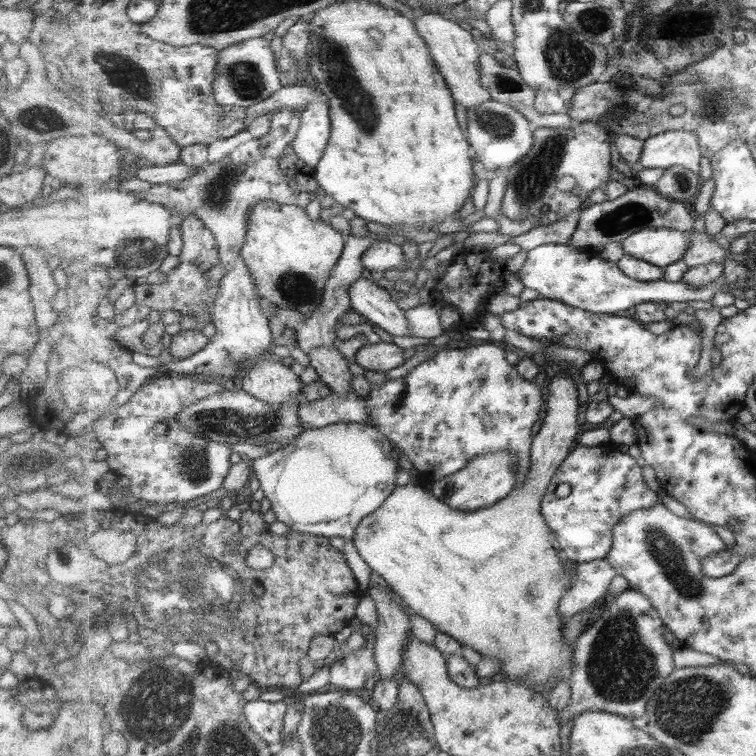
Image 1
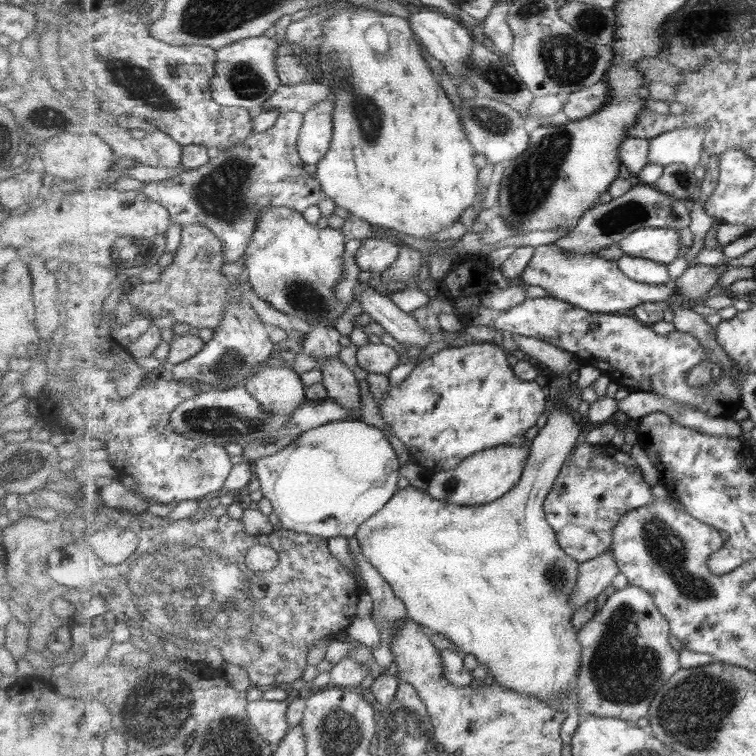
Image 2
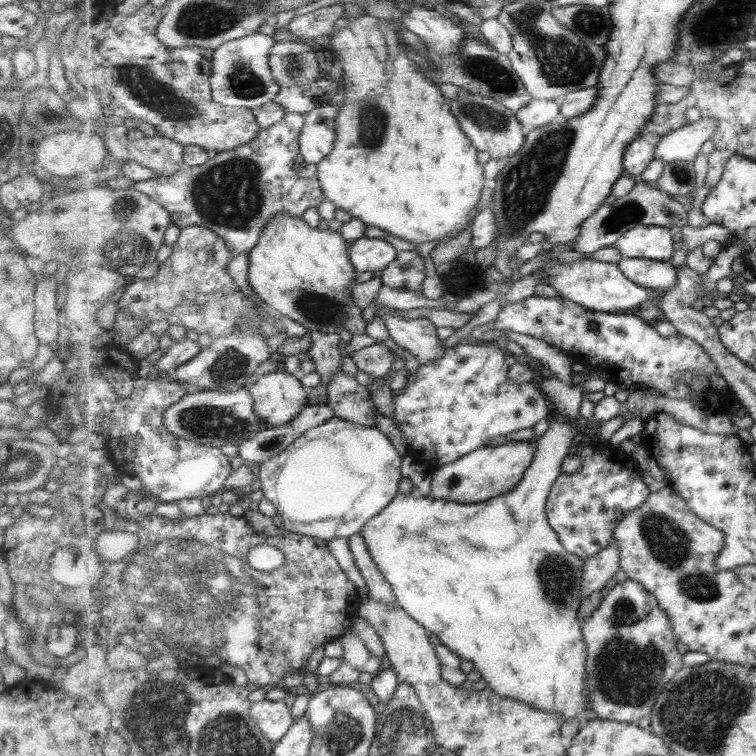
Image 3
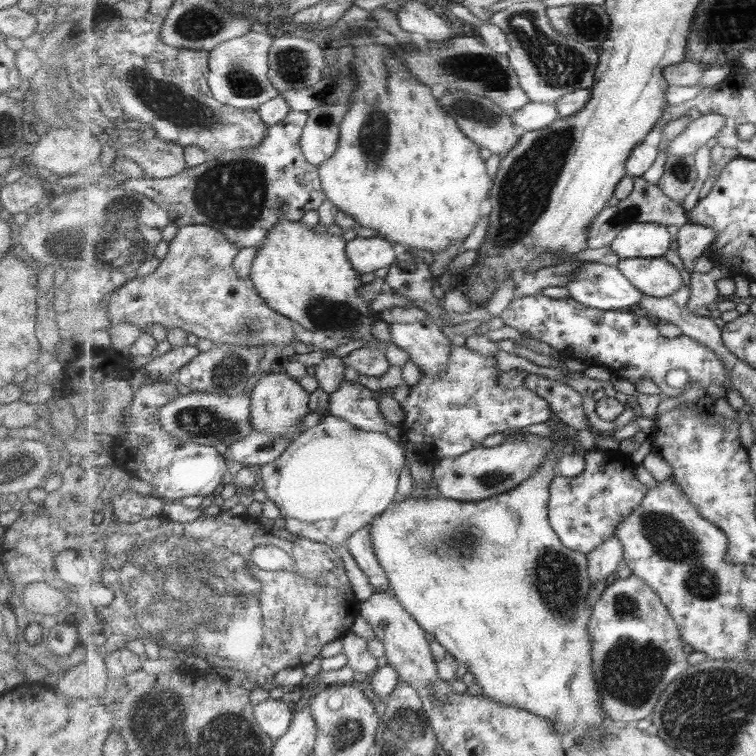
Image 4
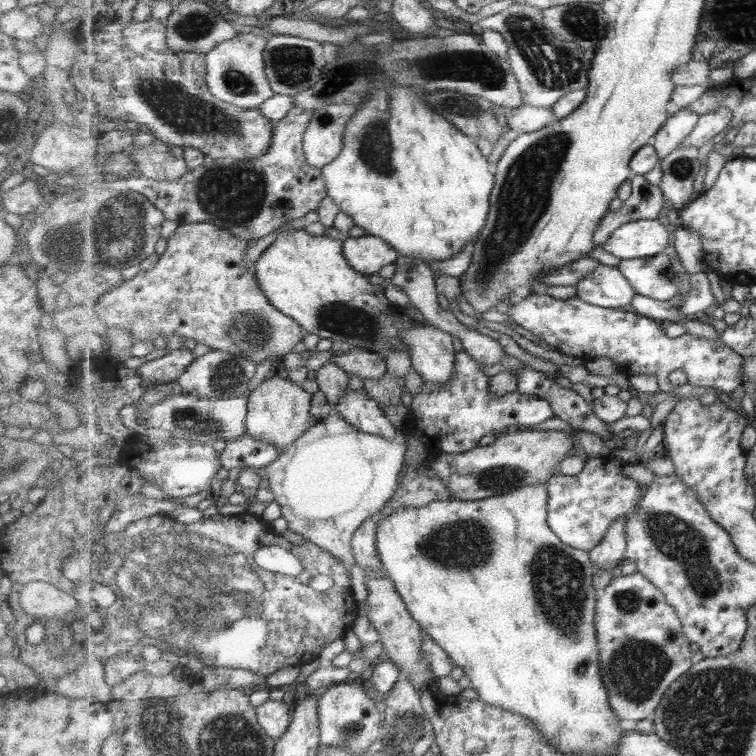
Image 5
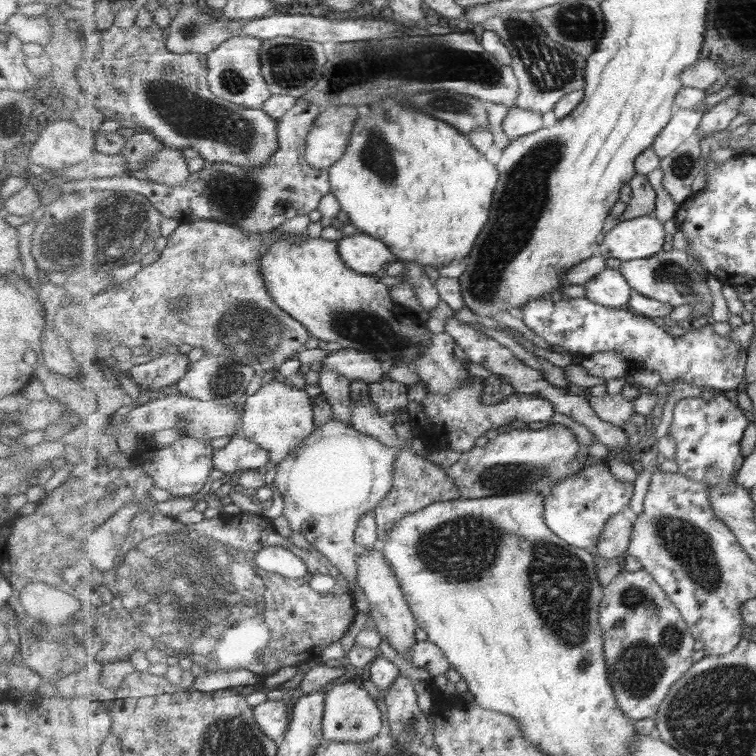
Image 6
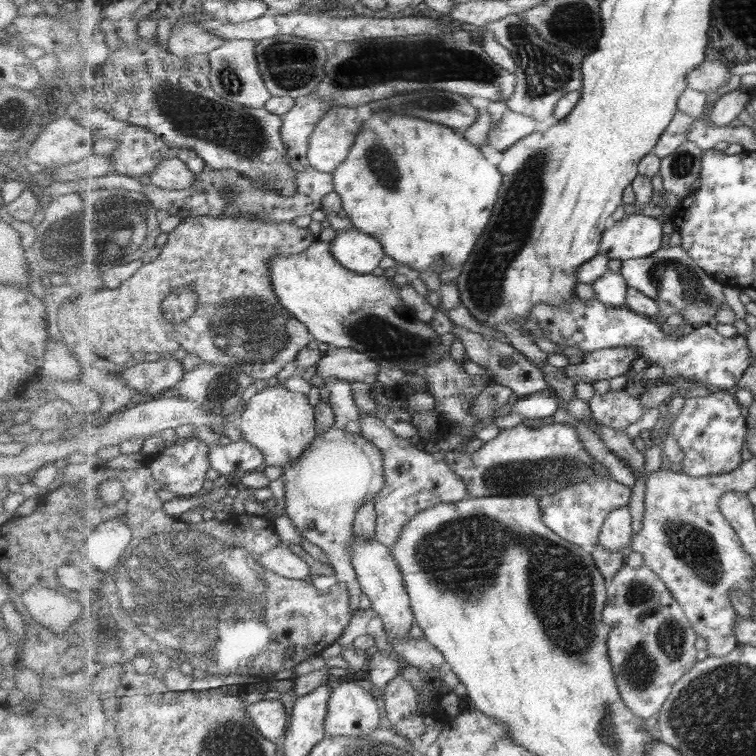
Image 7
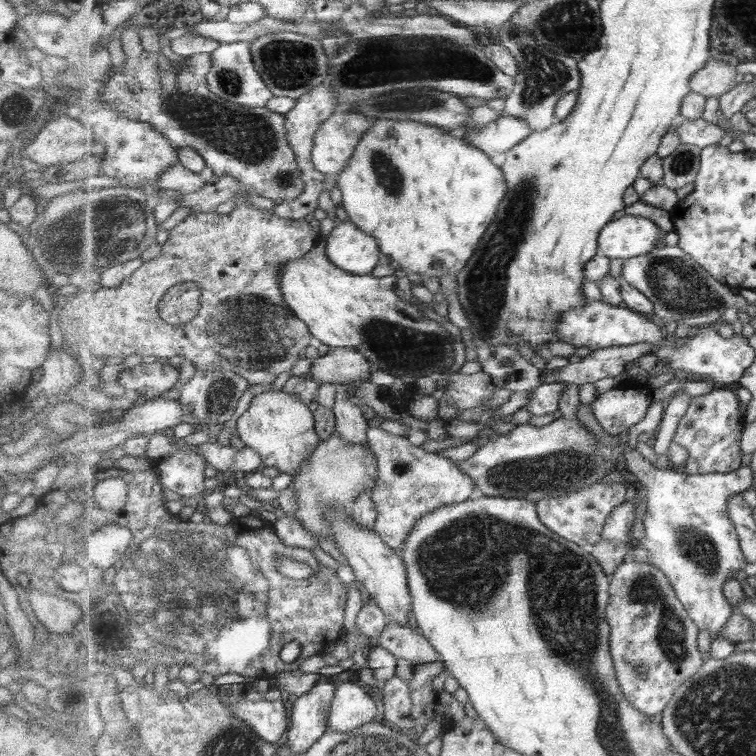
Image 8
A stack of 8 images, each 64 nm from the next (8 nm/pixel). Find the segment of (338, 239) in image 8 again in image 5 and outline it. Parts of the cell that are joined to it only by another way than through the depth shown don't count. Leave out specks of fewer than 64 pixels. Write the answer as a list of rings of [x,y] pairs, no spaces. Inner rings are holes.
[[[366,234],[345,239],[344,255],[355,270],[372,275],[397,262],[400,254],[385,239]]]

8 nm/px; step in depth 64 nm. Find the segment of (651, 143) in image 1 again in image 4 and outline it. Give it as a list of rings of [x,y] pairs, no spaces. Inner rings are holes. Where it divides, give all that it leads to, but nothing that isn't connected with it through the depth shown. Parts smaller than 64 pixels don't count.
[[[722,114],[700,115],[689,128],[676,136],[667,147],[667,156],[693,156],[699,148],[708,145],[723,130],[728,118]]]

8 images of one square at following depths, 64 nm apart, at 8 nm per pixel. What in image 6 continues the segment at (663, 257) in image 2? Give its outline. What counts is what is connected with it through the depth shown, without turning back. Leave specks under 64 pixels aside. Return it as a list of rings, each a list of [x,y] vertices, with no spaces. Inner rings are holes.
[[[639,216],[633,220],[625,220],[619,226],[615,226],[601,240],[600,251],[606,258],[617,258],[622,261],[646,259],[659,254],[663,250],[663,244],[667,240],[667,232],[663,228],[663,222],[652,216]]]

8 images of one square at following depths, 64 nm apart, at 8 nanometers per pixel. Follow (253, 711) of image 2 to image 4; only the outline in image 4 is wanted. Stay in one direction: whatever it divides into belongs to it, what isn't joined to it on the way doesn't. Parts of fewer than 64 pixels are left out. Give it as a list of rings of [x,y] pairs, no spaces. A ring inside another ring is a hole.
[[[269,698],[255,706],[253,714],[265,734],[277,740],[283,737],[292,725],[294,712],[291,710],[291,705],[291,702]]]

